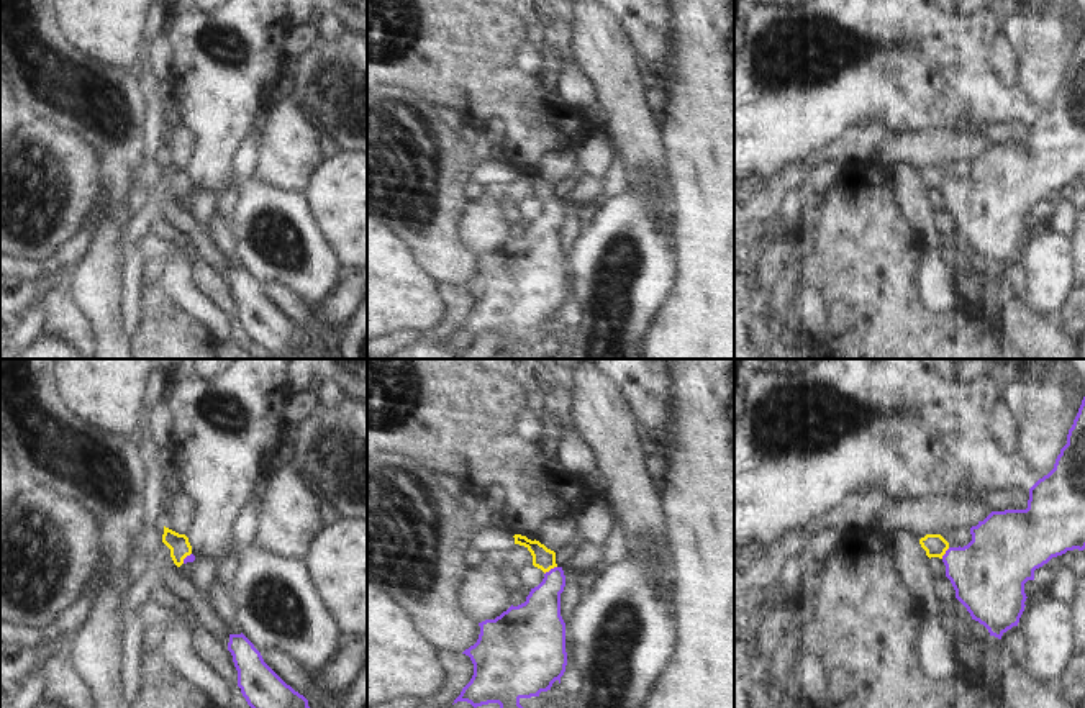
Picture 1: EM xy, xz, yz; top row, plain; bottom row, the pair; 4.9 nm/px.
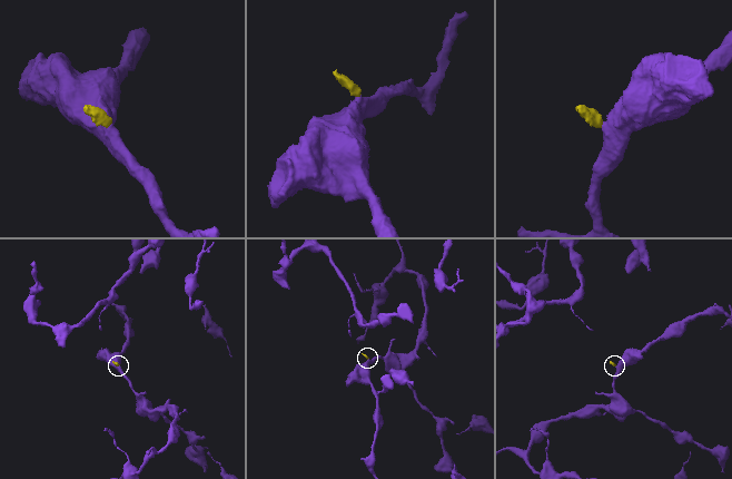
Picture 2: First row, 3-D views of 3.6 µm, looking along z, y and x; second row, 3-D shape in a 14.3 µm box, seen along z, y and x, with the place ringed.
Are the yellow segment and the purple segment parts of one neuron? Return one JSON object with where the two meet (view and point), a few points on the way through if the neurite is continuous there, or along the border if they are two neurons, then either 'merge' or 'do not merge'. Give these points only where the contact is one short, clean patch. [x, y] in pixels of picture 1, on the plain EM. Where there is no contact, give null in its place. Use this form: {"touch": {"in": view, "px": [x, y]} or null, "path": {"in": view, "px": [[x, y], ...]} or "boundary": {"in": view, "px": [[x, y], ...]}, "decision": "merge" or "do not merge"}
{"touch": {"in": "xz", "px": [549, 202]}, "path": {"in": "xz", "px": [[543, 190], [549, 202], [549, 223], [538, 251]]}, "decision": "merge"}

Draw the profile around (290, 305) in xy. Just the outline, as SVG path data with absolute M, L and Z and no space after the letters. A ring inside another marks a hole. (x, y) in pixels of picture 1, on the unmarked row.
M274 282L261 284L264 295L295 324L308 333L308 339L315 346L315 359L328 359L325 339L333 333L331 328L315 320L313 310L293 295L288 288Z

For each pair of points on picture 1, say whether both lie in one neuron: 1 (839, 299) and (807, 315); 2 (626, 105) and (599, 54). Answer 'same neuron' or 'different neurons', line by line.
1: different neurons
2: same neuron

